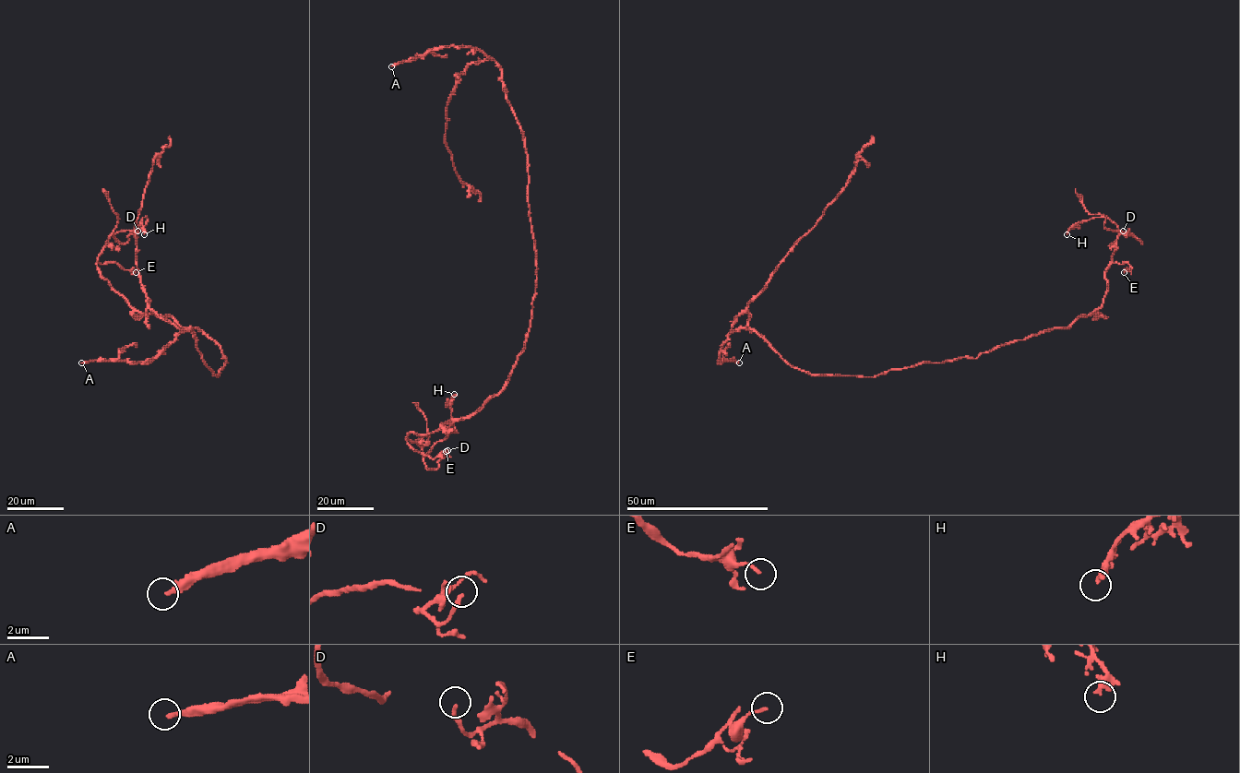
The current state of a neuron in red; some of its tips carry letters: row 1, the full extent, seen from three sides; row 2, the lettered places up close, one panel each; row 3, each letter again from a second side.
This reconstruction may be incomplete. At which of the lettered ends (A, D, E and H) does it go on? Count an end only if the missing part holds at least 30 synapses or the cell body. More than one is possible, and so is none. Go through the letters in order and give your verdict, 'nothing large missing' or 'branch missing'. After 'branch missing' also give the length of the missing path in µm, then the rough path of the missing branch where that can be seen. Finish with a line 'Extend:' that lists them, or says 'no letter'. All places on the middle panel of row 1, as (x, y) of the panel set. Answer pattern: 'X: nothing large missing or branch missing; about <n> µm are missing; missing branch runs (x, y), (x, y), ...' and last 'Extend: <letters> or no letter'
A: branch missing; about 70 µm are missing
D: nothing large missing
E: nothing large missing
H: nothing large missing
Extend: A

